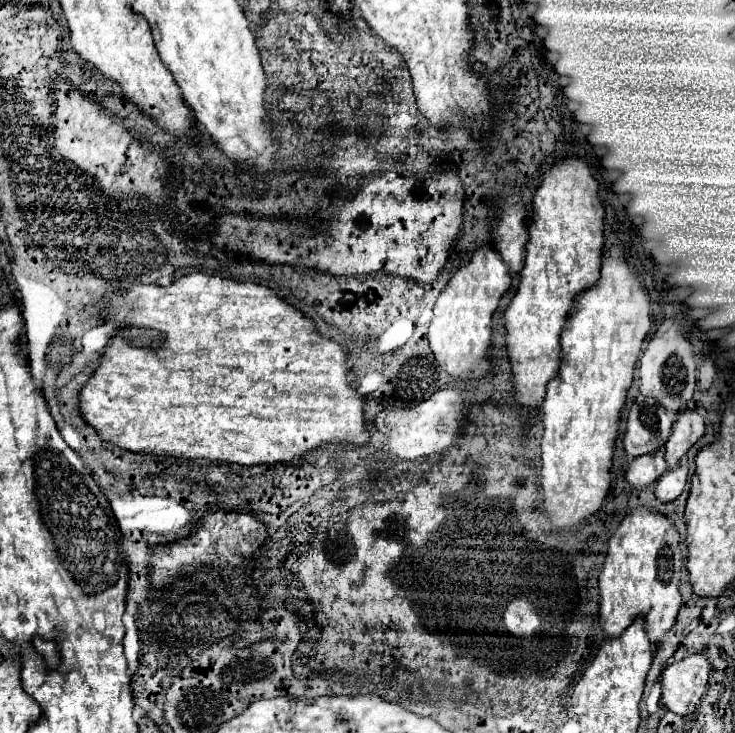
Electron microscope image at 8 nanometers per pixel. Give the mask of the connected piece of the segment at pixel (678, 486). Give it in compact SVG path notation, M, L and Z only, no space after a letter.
M684 457L680 461L680 465L672 471L666 471L654 485L654 495L662 501L662 503L670 503L676 501L684 489L686 489L686 477L688 477L688 459Z

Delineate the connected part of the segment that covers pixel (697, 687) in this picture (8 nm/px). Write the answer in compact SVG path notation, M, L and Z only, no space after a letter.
M698 653L666 667L660 675L660 701L676 715L690 715L708 687L710 663Z

